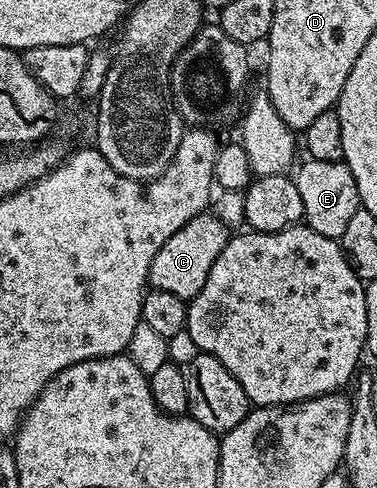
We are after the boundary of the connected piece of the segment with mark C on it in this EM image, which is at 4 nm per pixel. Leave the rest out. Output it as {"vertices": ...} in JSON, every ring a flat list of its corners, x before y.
{"vertices":[[207,211,188,219,188,223,184,223,184,227,180,227,180,231,176,231,176,235,172,235,160,251,156,251,156,259,152,259,150,268,149,288,169,291,182,301,189,302,200,287,208,283,208,271,212,271,212,263,216,263,216,258,220,256,220,251,224,251,231,236,231,230,213,212]]}

